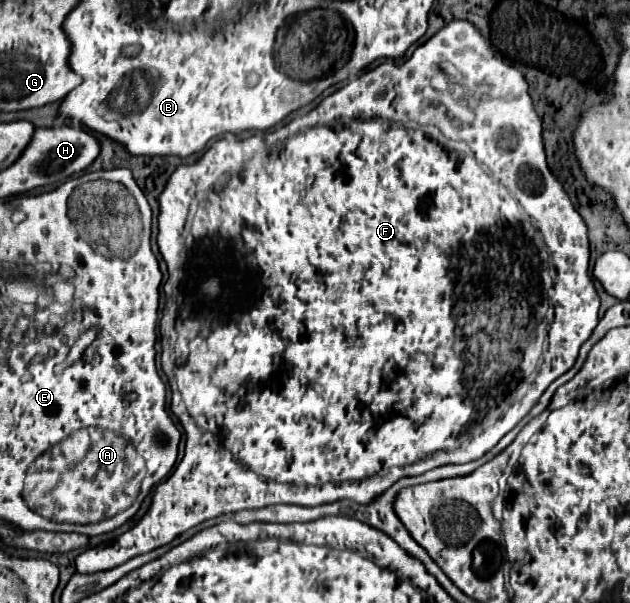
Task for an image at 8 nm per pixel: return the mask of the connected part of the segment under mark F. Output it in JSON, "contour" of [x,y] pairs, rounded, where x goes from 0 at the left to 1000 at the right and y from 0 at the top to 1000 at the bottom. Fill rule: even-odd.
{"contour":[[[729,32],[729,35],[710,38],[697,55],[690,55],[681,68],[675,68],[668,78],[662,78],[652,95],[646,95],[640,101],[611,101],[602,111],[576,121],[563,134],[551,138],[544,148],[538,148],[529,158],[516,161],[497,184],[490,184],[484,191],[471,191],[459,204],[452,204],[452,207],[446,207],[440,214],[430,214],[430,217],[421,217],[421,221],[405,221],[405,224],[398,224],[392,231],[379,231],[373,224],[341,231],[332,240],[332,247],[325,250],[325,257],[316,260],[306,274],[284,274],[275,284],[275,290],[268,294],[259,320],[252,323],[252,390],[249,390],[249,406],[252,406],[256,426],[262,430],[265,449],[268,449],[268,463],[259,473],[262,506],[259,506],[259,526],[252,532],[256,579],[259,579],[259,585],[256,585],[256,609],[259,609],[265,625],[268,622],[278,625],[278,629],[267,629],[267,633],[273,648],[275,685],[281,688],[281,695],[290,705],[294,721],[297,721],[294,755],[281,768],[281,774],[268,788],[268,794],[262,801],[249,804],[246,821],[243,821],[243,834],[233,844],[233,851],[224,857],[224,864],[211,877],[205,877],[195,887],[189,887],[186,897],[179,897],[167,910],[163,910],[163,904],[154,904],[148,910],[132,914],[119,927],[122,950],[151,950],[151,947],[179,944],[179,940],[186,940],[186,937],[192,937],[192,934],[217,924],[217,920],[227,920],[233,914],[243,914],[243,910],[249,910],[256,904],[271,900],[281,887],[294,884],[297,877],[322,867],[329,861],[348,857],[354,851],[373,851],[373,847],[383,847],[383,844],[408,844],[408,841],[424,841],[424,837],[437,837],[437,834],[462,834],[462,837],[500,841],[500,837],[513,837],[513,834],[532,834],[538,828],[557,828],[563,834],[576,834],[579,837],[579,834],[589,834],[592,828],[598,828],[608,814],[614,814],[621,808],[621,801],[627,801],[627,798],[633,798],[640,791],[668,788],[675,781],[684,781],[690,774],[713,771],[713,768],[741,768],[741,765],[760,761],[776,745],[783,745],[792,735],[792,728],[798,721],[805,721],[852,672],[856,658],[862,655],[862,648],[868,645],[868,638],[875,632],[881,632],[887,622],[894,622],[897,615],[903,615],[910,609],[922,569],[935,562],[935,556],[941,552],[941,546],[948,542],[948,532],[951,532],[951,526],[948,526],[948,519],[951,519],[951,489],[944,483],[941,463],[935,459],[935,390],[932,390],[932,373],[922,363],[922,357],[913,350],[913,343],[906,340],[906,330],[897,320],[890,300],[875,287],[875,280],[868,274],[868,257],[865,257],[865,240],[862,240],[862,201],[859,201],[859,194],[852,191],[852,184],[846,177],[846,167],[843,167],[840,151],[837,151],[837,134],[833,134],[827,118],[811,111],[798,95],[792,95],[783,85],[783,78],[763,58],[763,51],[751,38],[744,38],[741,32]],[[306,330],[316,330],[316,333],[313,333],[313,347],[310,347],[306,363],[303,363],[303,376],[297,383],[294,373],[297,373],[297,360],[300,360]],[[757,658],[770,658],[773,662],[770,682],[763,682],[763,665],[760,668],[754,665]]]}

